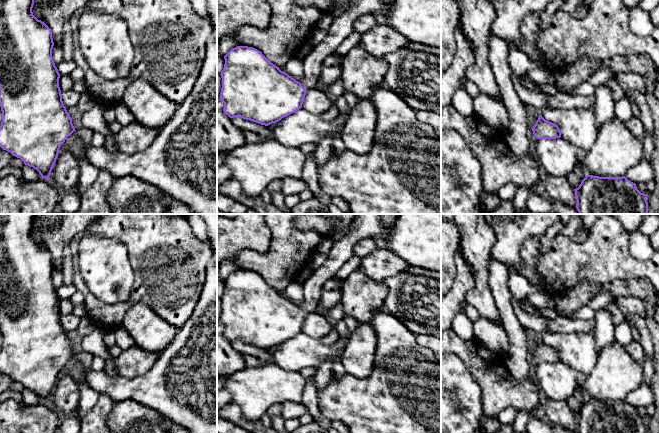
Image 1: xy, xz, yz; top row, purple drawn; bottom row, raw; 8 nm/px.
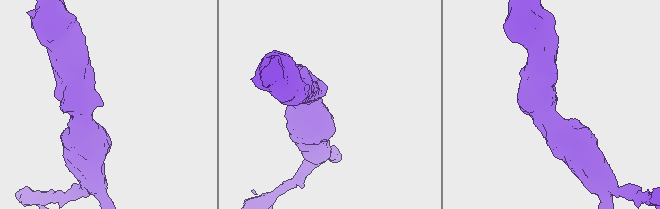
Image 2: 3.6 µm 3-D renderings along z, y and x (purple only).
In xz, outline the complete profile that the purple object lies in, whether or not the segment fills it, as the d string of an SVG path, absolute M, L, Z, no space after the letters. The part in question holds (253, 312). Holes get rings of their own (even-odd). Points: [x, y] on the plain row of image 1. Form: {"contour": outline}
{"contour": "M357 214L351 226L351 230L340 240L333 243L328 258L318 269L313 270L312 274L303 282L304 299L300 306L281 295L279 291L271 287L261 275L248 270L237 270L231 273L225 280L224 292L221 296L222 312L220 322L224 327L223 335L230 342L240 341L261 349L268 350L280 345L282 342L296 336L302 332L302 328L308 314L316 312L317 304L320 299L323 284L333 279L338 270L347 263L353 256L353 249L356 243L362 239L373 238L381 232L381 214Z"}

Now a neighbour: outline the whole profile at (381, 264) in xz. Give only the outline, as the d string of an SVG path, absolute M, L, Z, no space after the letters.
M378 248L362 258L358 267L371 280L384 282L387 278L410 269L410 264L385 248Z

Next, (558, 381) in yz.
M562 361L556 363L538 363L536 376L539 386L548 399L567 401L578 389L583 388L584 376Z

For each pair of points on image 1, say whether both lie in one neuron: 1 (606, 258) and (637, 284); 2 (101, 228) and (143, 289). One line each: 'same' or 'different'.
1: different
2: same

